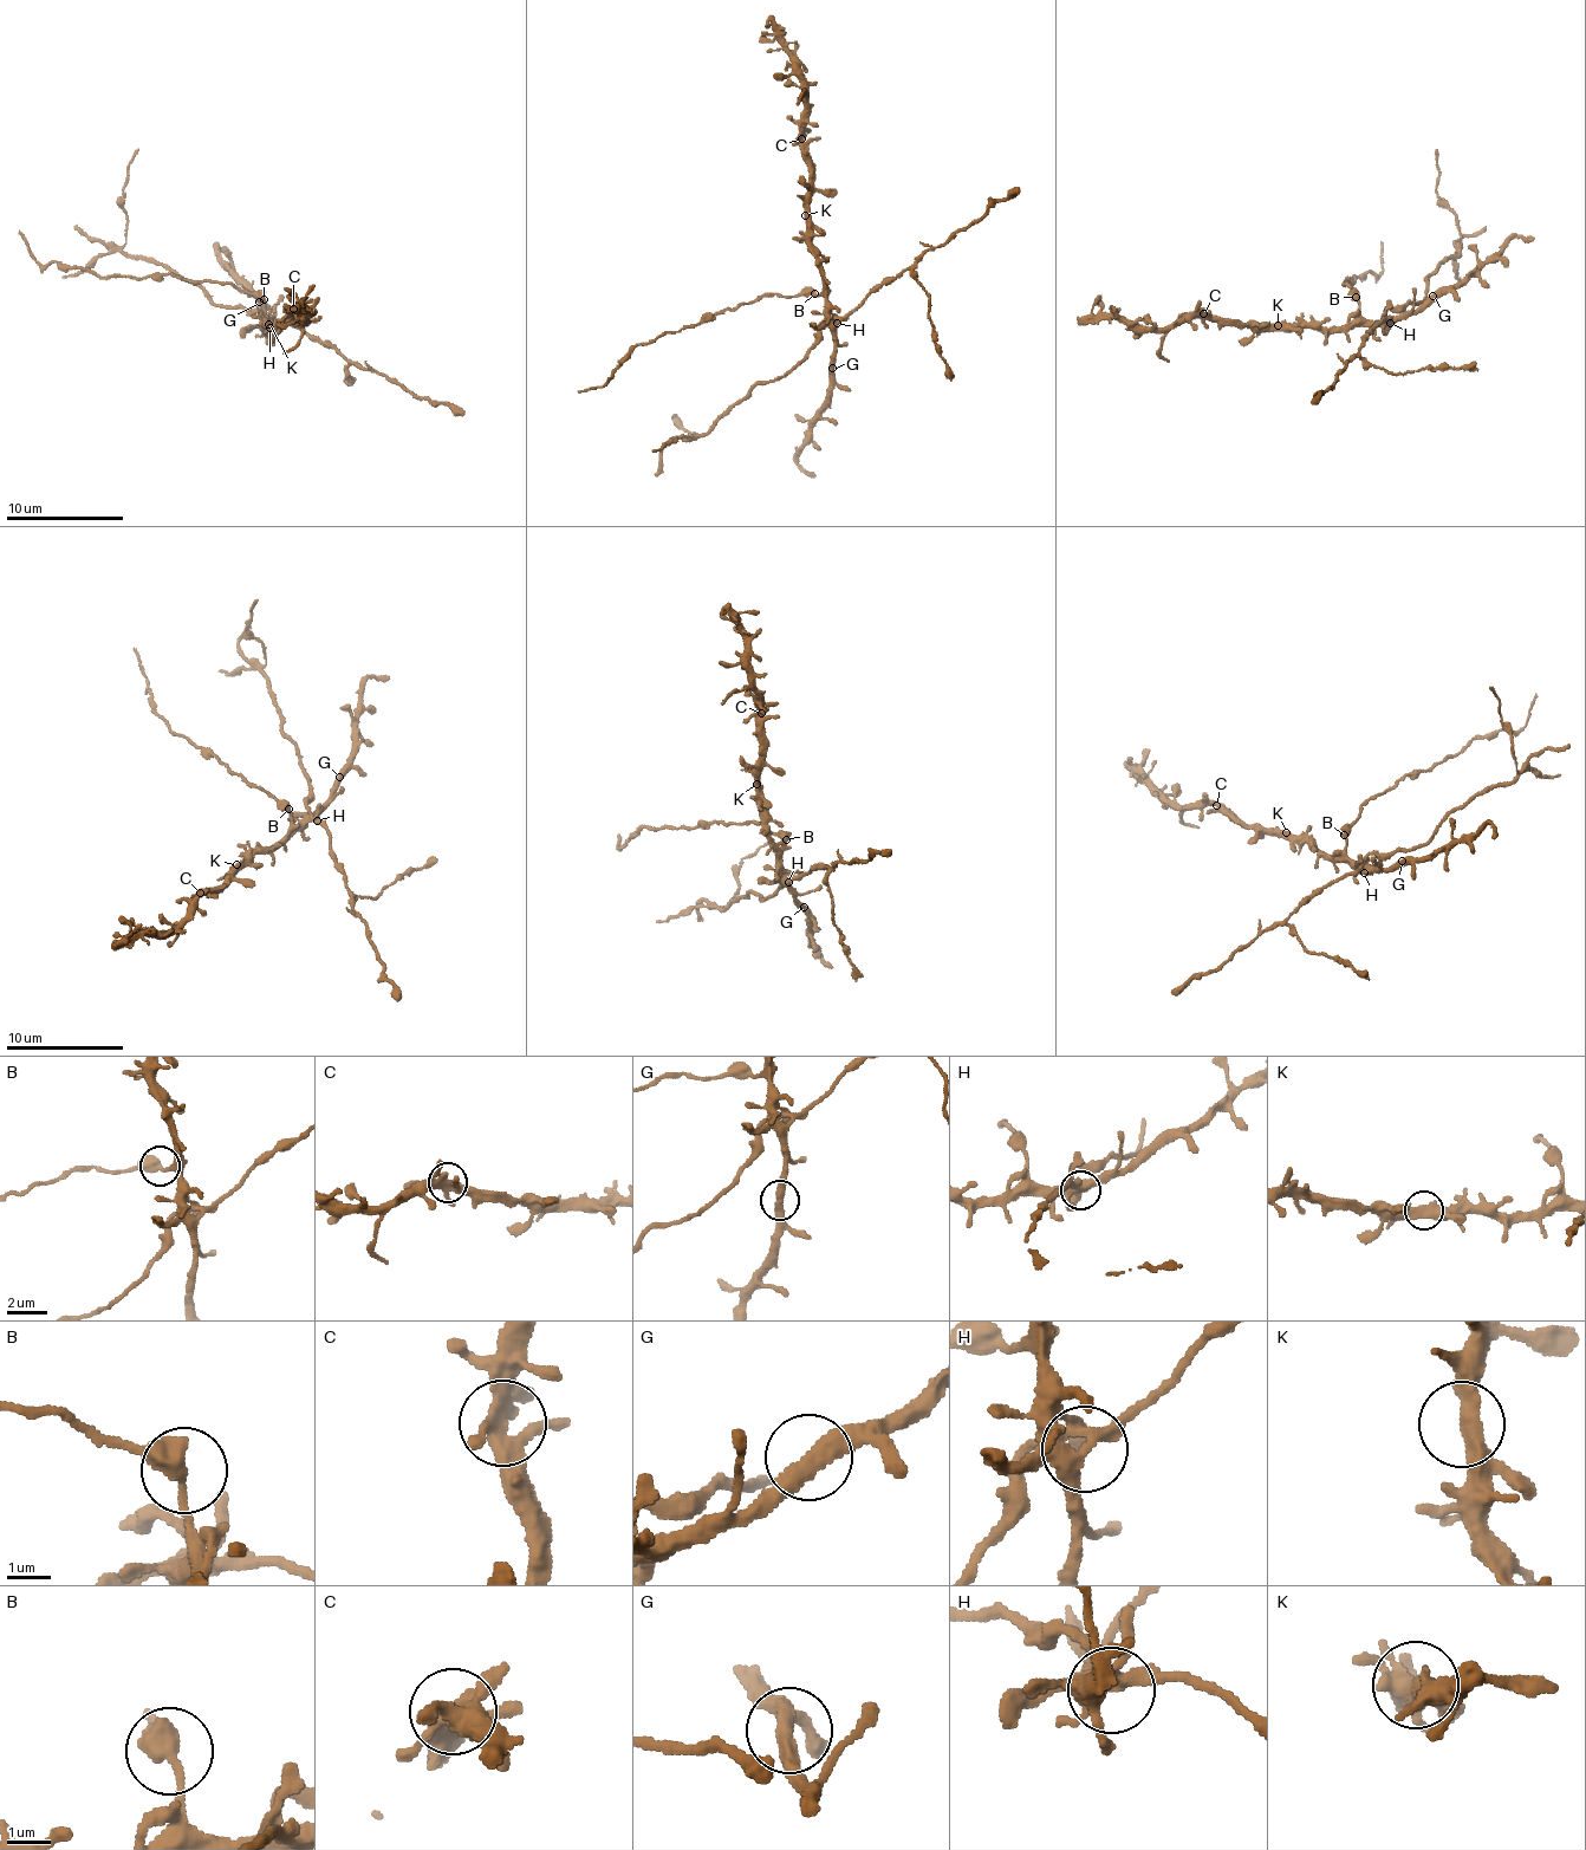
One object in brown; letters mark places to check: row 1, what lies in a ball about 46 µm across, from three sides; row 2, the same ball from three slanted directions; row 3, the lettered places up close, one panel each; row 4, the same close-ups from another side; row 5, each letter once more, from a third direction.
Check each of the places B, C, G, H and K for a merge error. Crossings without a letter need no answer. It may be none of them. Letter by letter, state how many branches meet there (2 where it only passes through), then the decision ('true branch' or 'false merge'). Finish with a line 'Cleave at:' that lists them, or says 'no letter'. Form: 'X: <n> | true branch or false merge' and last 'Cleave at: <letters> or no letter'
B: 2 | false merge
C: 5 | true branch
G: 2 | true branch
H: 6 | false merge
K: 2 | true branch
Cleave at: B, H

